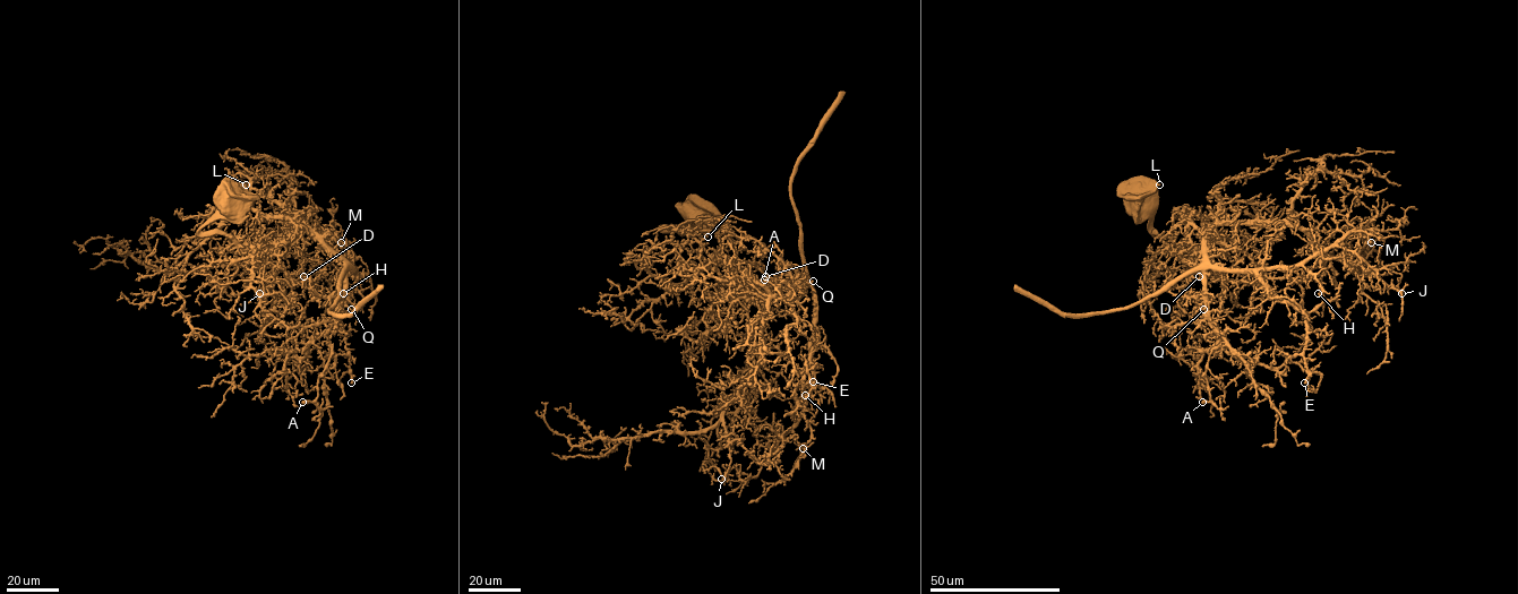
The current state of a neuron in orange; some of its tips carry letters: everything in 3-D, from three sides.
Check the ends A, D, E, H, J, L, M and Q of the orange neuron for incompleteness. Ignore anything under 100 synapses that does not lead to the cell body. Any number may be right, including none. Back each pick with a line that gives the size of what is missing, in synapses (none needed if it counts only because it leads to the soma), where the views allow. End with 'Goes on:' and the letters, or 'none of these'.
Goes on: none of these

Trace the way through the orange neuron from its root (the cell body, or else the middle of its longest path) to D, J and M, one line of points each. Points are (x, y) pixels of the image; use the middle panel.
D: (692, 213), (684, 226), (662, 231), (691, 234), (730, 285), (792, 277), (782, 269), (774, 281), (765, 276)
J: (692, 213), (662, 231), (691, 234), (730, 285), (765, 290), (757, 371), (725, 409), (730, 463), (721, 479)
M: (692, 213), (684, 226), (662, 231), (691, 234), (730, 285), (813, 290), (812, 387), (792, 429), (803, 448)

